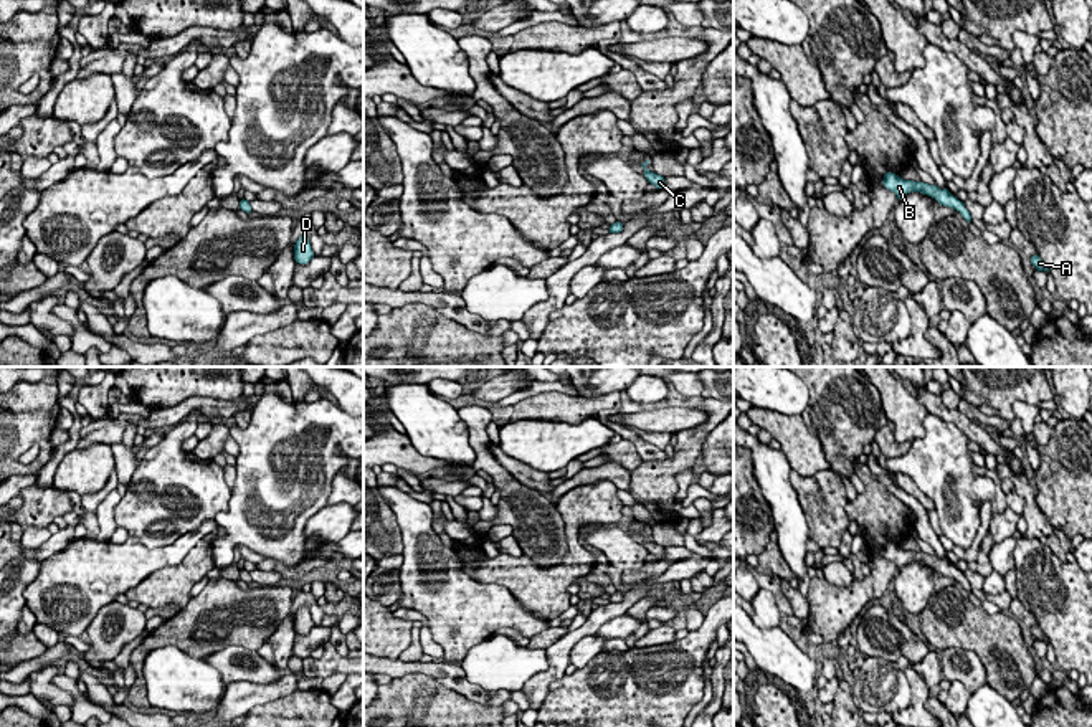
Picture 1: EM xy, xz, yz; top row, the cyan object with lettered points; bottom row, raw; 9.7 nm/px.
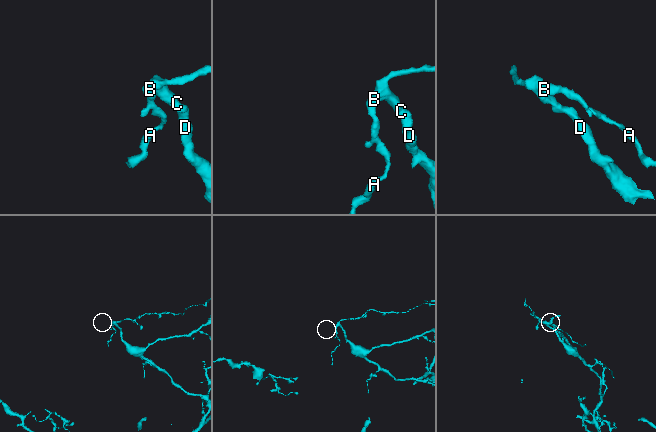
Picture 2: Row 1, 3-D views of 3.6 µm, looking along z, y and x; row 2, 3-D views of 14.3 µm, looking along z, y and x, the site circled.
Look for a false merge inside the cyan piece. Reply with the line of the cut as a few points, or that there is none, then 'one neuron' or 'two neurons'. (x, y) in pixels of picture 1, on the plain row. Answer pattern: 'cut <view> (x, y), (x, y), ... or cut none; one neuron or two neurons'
cut none; one neuron

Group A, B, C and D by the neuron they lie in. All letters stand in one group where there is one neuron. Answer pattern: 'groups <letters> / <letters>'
groups A B C D

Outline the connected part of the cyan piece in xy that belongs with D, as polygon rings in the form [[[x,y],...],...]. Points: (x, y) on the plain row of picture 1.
[[[299,606],[294,615],[294,630],[299,634],[307,634],[314,628],[309,606]]]

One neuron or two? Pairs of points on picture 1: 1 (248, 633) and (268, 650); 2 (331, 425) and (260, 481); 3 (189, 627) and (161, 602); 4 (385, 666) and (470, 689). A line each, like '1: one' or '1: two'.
1: two
2: one
3: two
4: one

